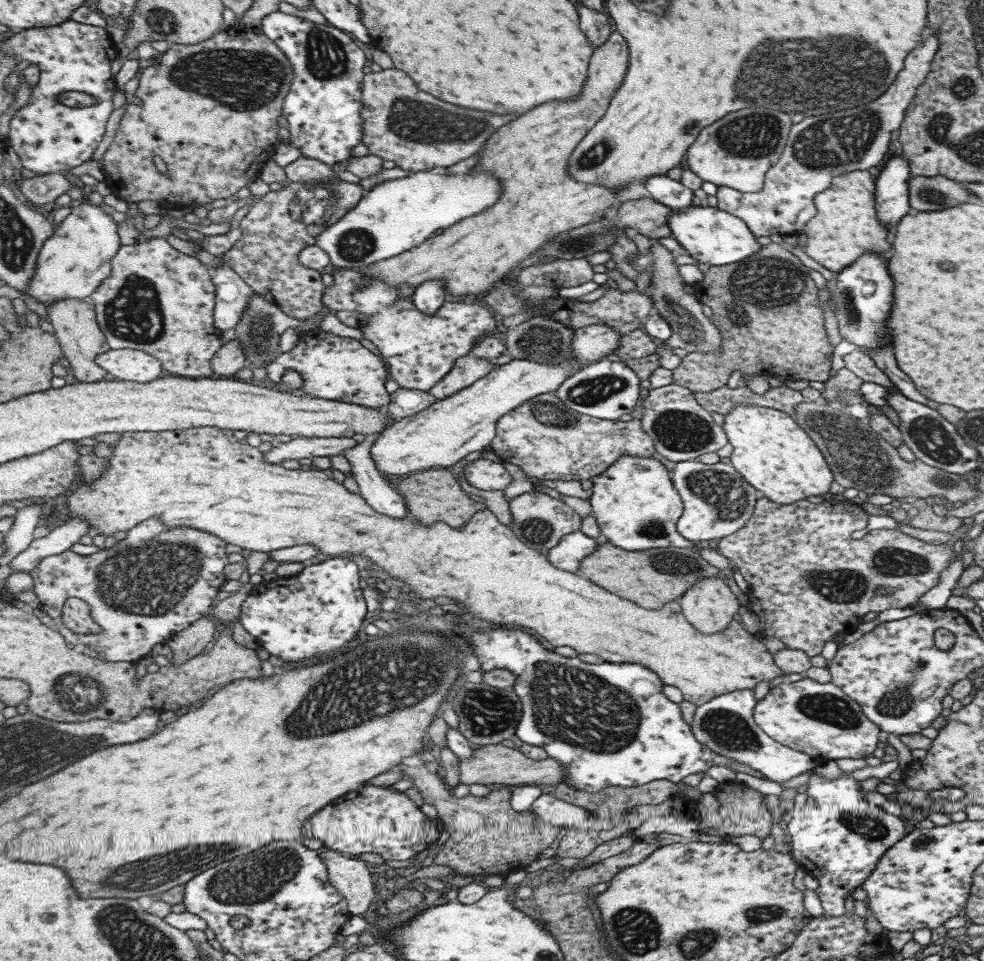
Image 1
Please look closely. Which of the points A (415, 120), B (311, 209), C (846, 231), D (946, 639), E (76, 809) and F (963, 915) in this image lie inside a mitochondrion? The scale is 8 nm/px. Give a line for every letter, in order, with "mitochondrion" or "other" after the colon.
A: mitochondrion
B: mitochondrion
C: other
D: other
E: other
F: other

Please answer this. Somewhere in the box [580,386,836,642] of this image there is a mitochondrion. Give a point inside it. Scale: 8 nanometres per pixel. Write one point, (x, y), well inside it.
(720, 492)

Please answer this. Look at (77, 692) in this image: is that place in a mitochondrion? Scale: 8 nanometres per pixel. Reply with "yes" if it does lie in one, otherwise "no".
yes

